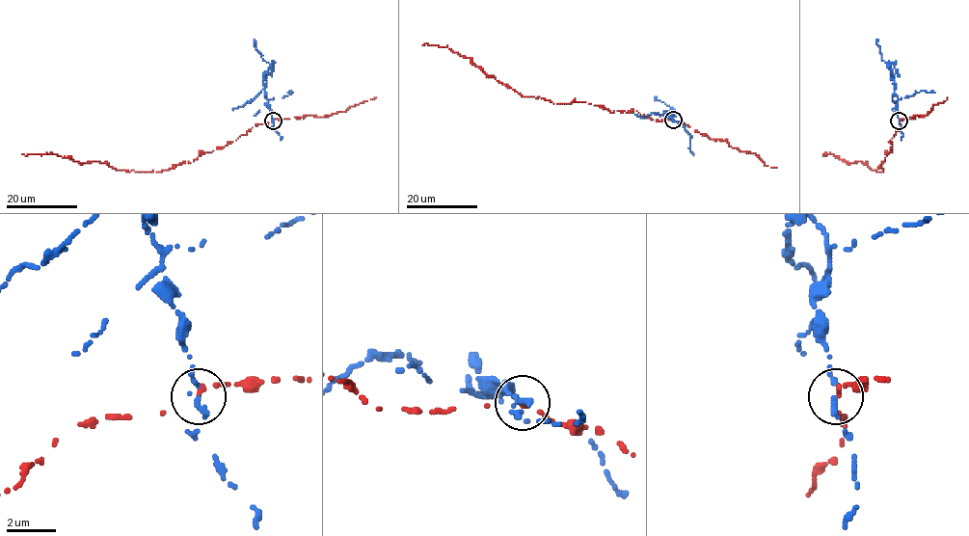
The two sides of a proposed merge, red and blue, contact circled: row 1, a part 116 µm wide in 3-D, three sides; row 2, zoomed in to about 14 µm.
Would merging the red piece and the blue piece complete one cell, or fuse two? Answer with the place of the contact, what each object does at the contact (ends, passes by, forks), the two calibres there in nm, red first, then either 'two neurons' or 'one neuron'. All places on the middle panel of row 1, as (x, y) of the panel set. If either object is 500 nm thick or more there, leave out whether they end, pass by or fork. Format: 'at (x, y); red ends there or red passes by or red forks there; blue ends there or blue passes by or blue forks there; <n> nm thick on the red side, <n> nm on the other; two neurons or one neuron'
at (673, 120); red passes by; blue ends there; 110 nm thick on the red side, 320 nm on the other; two neurons

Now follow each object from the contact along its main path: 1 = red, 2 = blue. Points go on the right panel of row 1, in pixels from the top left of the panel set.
1: (900, 120), (890, 141), (892, 151), (882, 162), (883, 173), (859, 161), (848, 163), (829, 152), (824, 154)
2: (899, 120), (893, 76), (888, 65), (882, 60), (875, 39)

